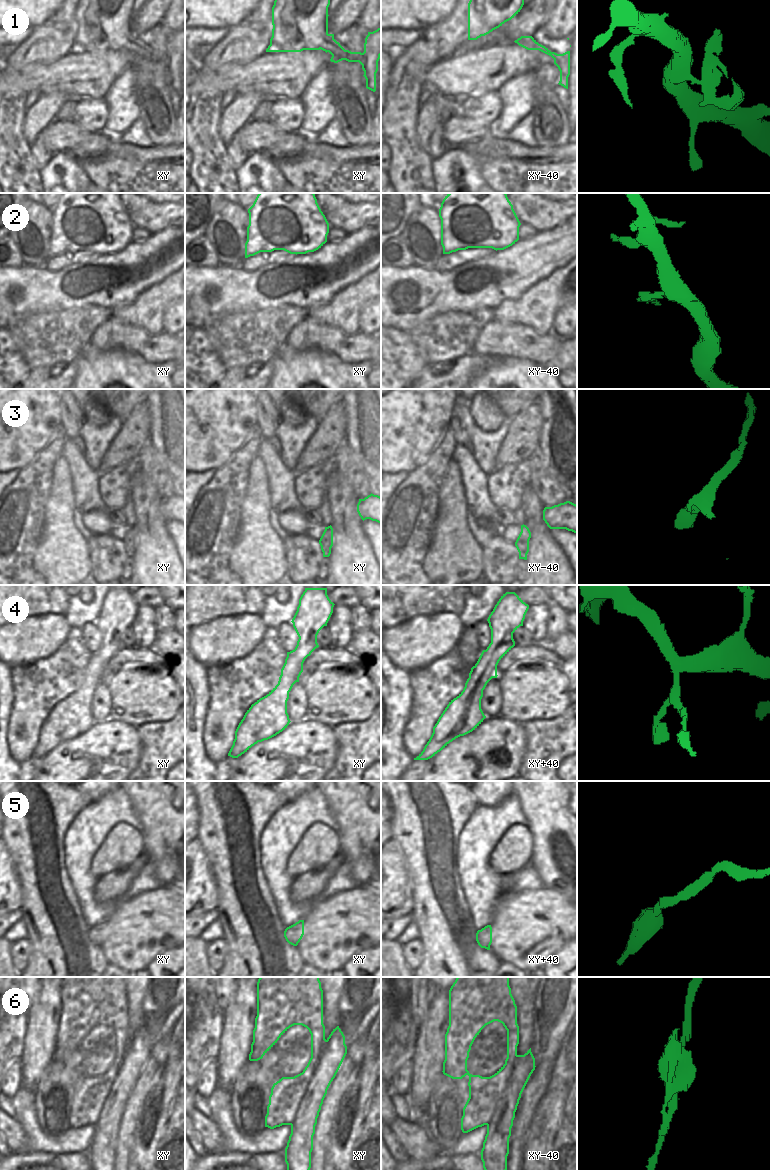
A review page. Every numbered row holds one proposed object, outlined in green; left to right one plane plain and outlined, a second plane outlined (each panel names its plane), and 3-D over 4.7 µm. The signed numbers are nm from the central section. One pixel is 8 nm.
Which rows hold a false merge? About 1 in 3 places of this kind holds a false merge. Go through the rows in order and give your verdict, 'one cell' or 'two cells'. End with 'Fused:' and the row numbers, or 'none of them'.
1: two cells
2: one cell
3: one cell
4: two cells
5: one cell
6: two cells
Fused: 1, 4, 6

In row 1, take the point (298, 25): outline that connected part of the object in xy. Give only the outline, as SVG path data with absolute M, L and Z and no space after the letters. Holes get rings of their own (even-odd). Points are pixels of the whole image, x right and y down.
M275 0L272 7L272 37L266 52L320 50L328 39L330 0Z

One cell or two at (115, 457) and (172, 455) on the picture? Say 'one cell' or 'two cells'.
two cells

